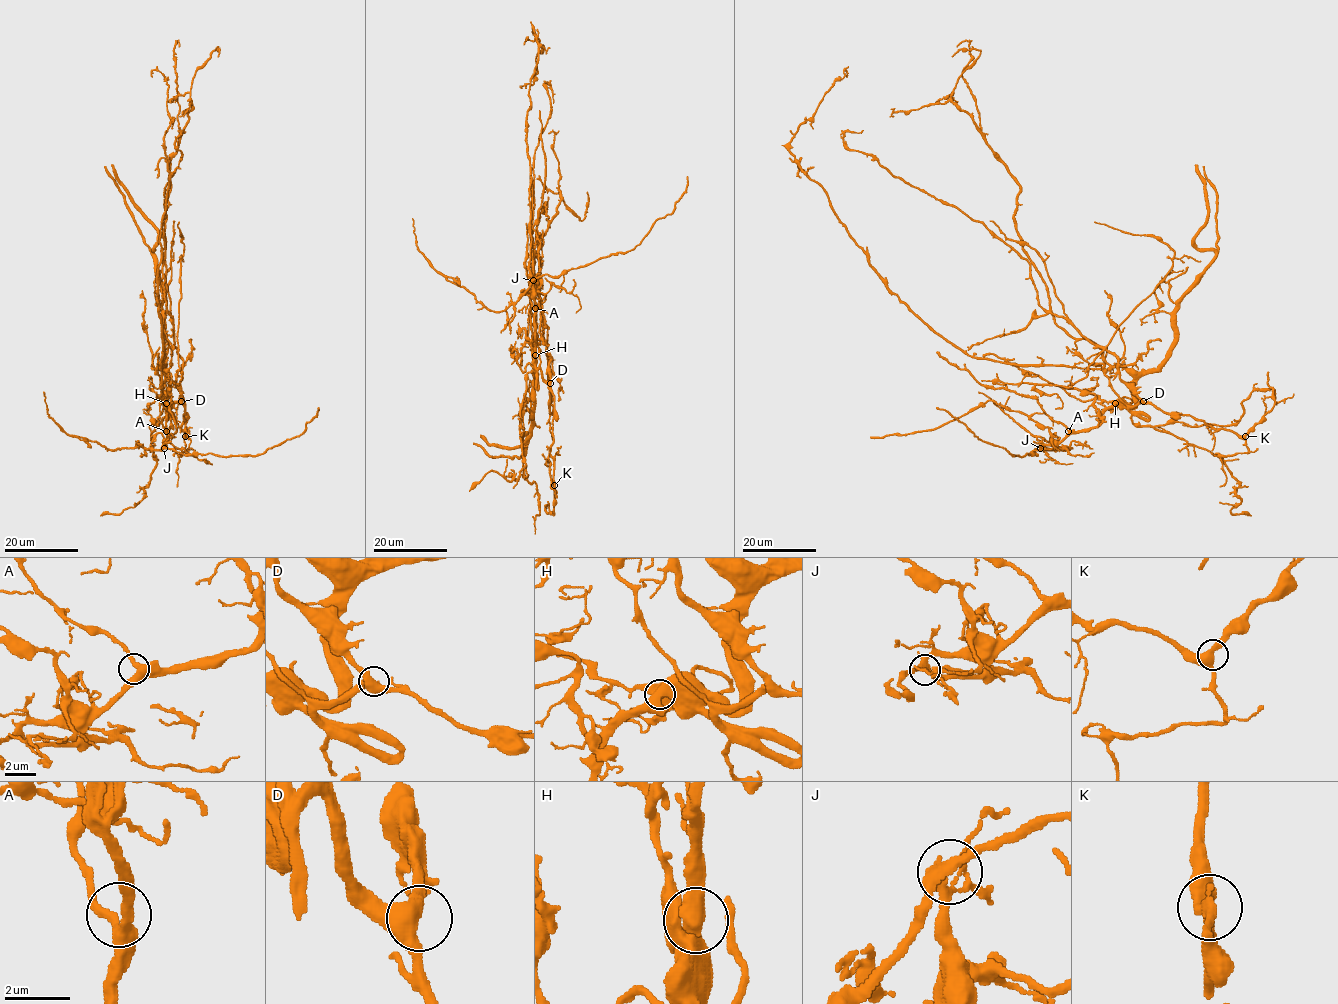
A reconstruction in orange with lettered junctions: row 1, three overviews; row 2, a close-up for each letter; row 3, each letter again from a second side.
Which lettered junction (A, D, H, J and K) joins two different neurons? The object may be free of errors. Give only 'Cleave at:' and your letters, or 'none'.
Cleave at: none

